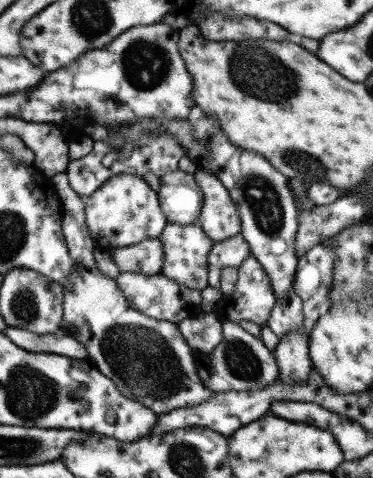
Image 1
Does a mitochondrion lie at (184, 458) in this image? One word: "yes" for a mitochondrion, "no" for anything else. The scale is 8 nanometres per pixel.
yes

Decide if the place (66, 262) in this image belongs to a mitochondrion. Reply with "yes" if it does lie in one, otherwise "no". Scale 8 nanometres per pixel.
no

